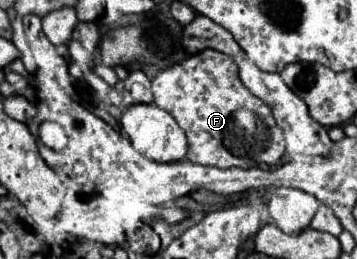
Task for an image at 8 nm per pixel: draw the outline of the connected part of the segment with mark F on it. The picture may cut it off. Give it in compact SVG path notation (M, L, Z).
M204 49L196 55L190 55L188 59L174 63L166 69L162 69L152 79L152 91L154 91L154 103L158 103L162 109L170 111L174 119L178 121L180 129L186 133L188 139L188 153L186 159L200 165L216 165L216 167L256 167L260 163L274 165L284 155L284 133L278 129L274 117L268 121L270 111L260 99L256 99L240 81L238 81L238 67L230 57L224 53Z

